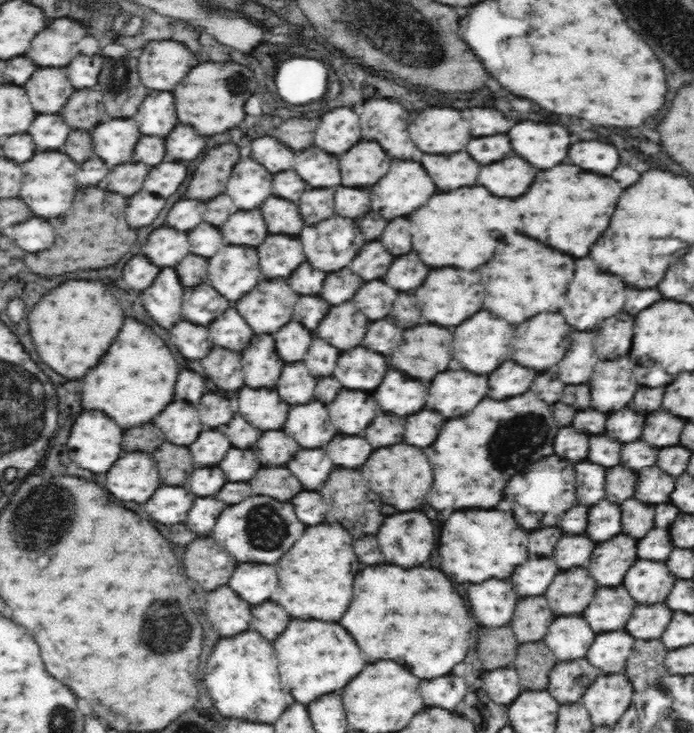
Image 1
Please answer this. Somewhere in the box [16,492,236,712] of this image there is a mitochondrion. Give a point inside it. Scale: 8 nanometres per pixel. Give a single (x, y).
(169, 631)

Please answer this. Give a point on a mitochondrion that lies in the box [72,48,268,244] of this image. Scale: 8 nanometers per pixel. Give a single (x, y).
(119, 74)

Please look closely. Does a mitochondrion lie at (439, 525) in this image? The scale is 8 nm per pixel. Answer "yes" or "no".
no

